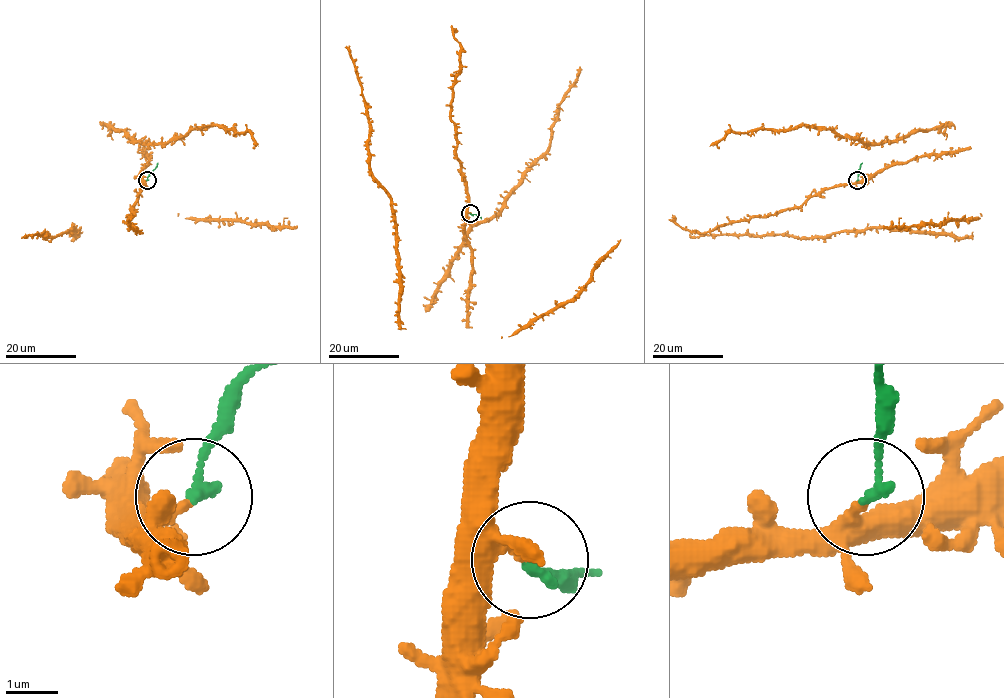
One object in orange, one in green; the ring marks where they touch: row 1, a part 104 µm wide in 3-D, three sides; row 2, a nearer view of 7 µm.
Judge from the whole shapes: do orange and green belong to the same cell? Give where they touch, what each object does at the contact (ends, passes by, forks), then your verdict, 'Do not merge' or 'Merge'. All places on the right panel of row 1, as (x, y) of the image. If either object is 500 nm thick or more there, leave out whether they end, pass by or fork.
Place: (857, 180). At the ring orange ends. At the ring green ends. Do not merge

